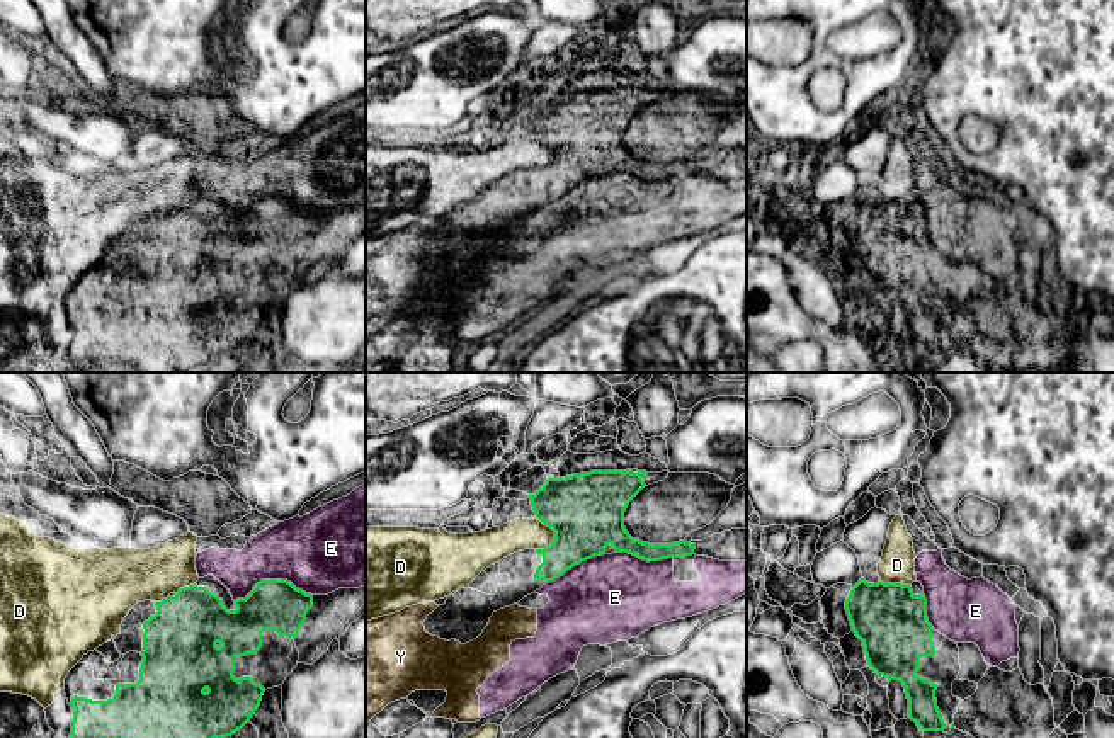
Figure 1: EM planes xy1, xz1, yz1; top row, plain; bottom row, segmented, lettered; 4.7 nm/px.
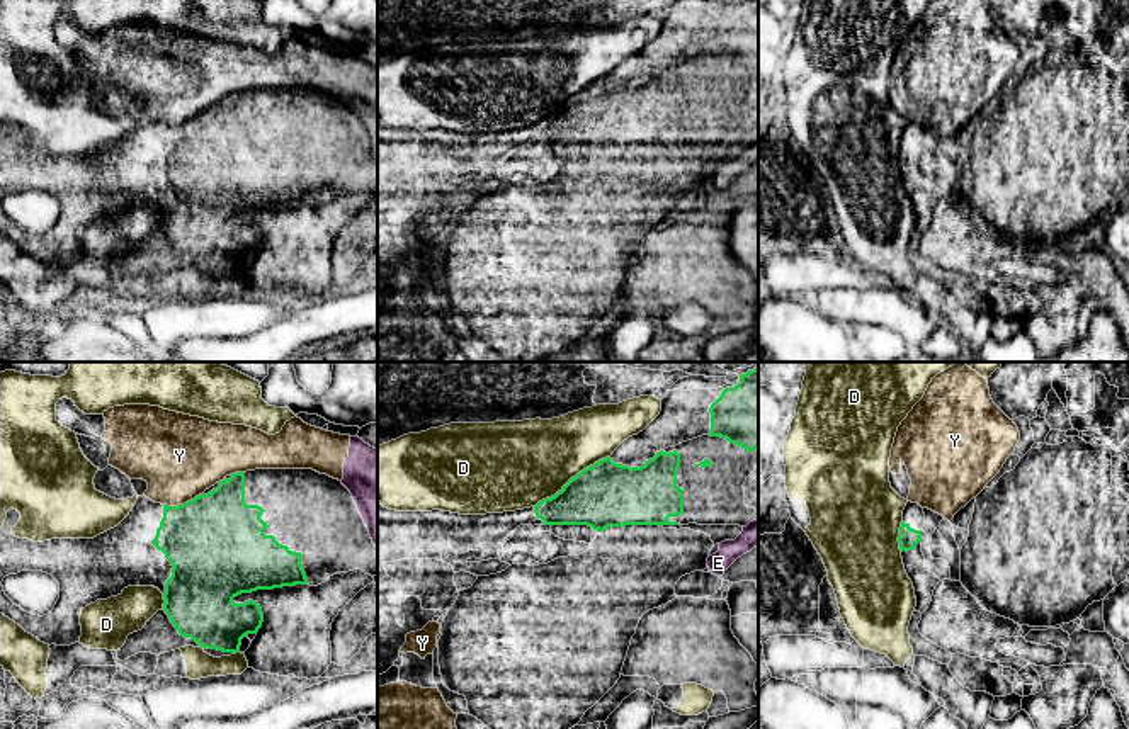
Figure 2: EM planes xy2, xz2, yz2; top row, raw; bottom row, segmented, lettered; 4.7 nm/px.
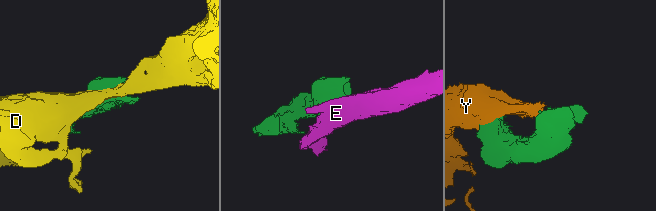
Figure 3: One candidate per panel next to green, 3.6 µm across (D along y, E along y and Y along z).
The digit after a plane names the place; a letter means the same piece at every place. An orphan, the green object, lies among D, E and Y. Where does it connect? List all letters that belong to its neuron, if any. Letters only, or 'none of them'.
none of them

